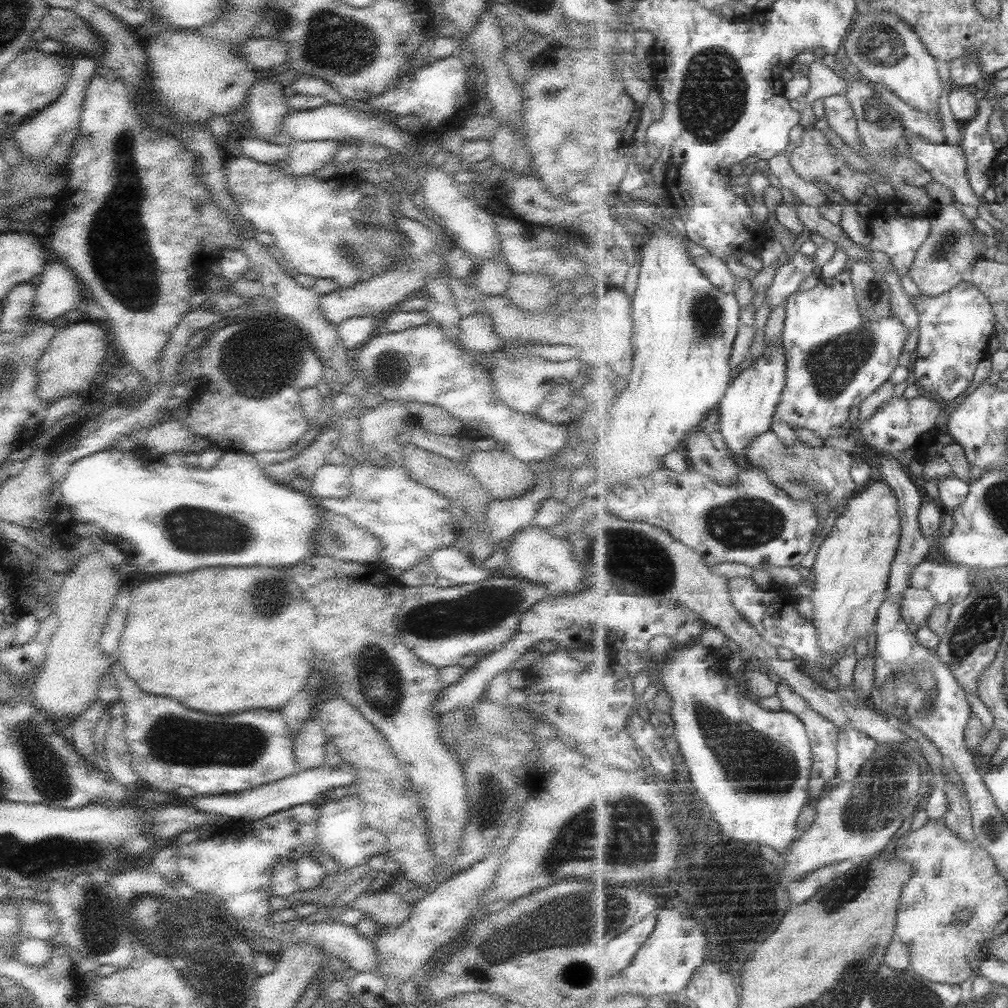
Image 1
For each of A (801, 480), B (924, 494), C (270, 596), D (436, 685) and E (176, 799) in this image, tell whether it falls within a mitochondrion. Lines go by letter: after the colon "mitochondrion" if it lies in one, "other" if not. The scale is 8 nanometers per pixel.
A: mitochondrion
B: other
C: mitochondrion
D: other
E: other

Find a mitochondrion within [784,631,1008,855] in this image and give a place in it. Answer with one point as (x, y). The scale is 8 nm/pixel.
(868, 809)

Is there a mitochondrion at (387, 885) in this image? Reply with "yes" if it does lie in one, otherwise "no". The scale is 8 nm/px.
no

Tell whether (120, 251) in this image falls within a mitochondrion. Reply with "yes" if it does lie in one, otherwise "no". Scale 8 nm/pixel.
yes

